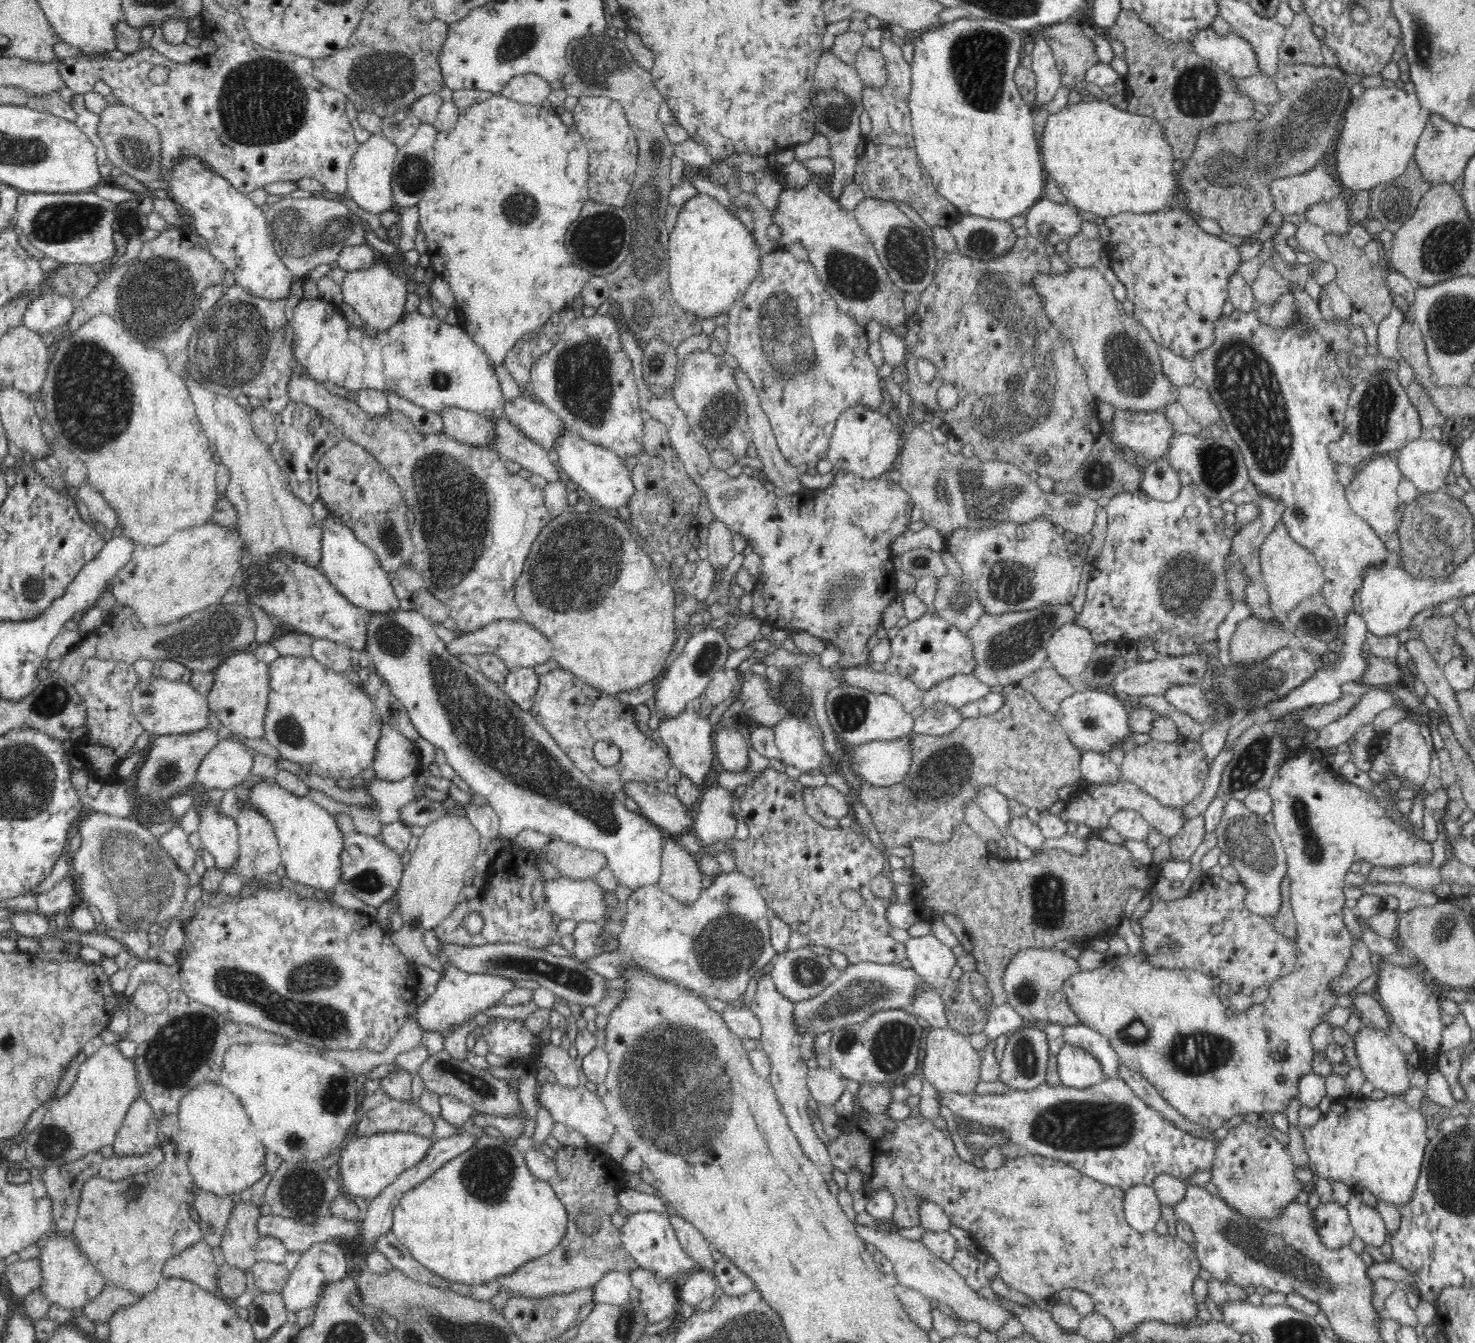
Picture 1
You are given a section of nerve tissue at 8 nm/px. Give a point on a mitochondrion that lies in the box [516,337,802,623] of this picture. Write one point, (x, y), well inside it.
(581, 552)

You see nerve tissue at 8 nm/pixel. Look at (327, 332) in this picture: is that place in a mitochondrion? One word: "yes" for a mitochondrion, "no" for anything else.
no

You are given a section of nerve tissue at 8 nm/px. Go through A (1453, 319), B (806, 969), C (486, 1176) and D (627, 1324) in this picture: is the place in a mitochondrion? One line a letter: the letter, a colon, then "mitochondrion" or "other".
A: mitochondrion
B: mitochondrion
C: mitochondrion
D: mitochondrion

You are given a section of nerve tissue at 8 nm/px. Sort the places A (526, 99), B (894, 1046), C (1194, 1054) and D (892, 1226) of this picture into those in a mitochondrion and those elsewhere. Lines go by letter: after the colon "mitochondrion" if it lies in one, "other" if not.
A: other
B: mitochondrion
C: mitochondrion
D: other

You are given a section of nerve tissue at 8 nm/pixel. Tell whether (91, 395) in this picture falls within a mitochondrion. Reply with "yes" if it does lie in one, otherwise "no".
yes

